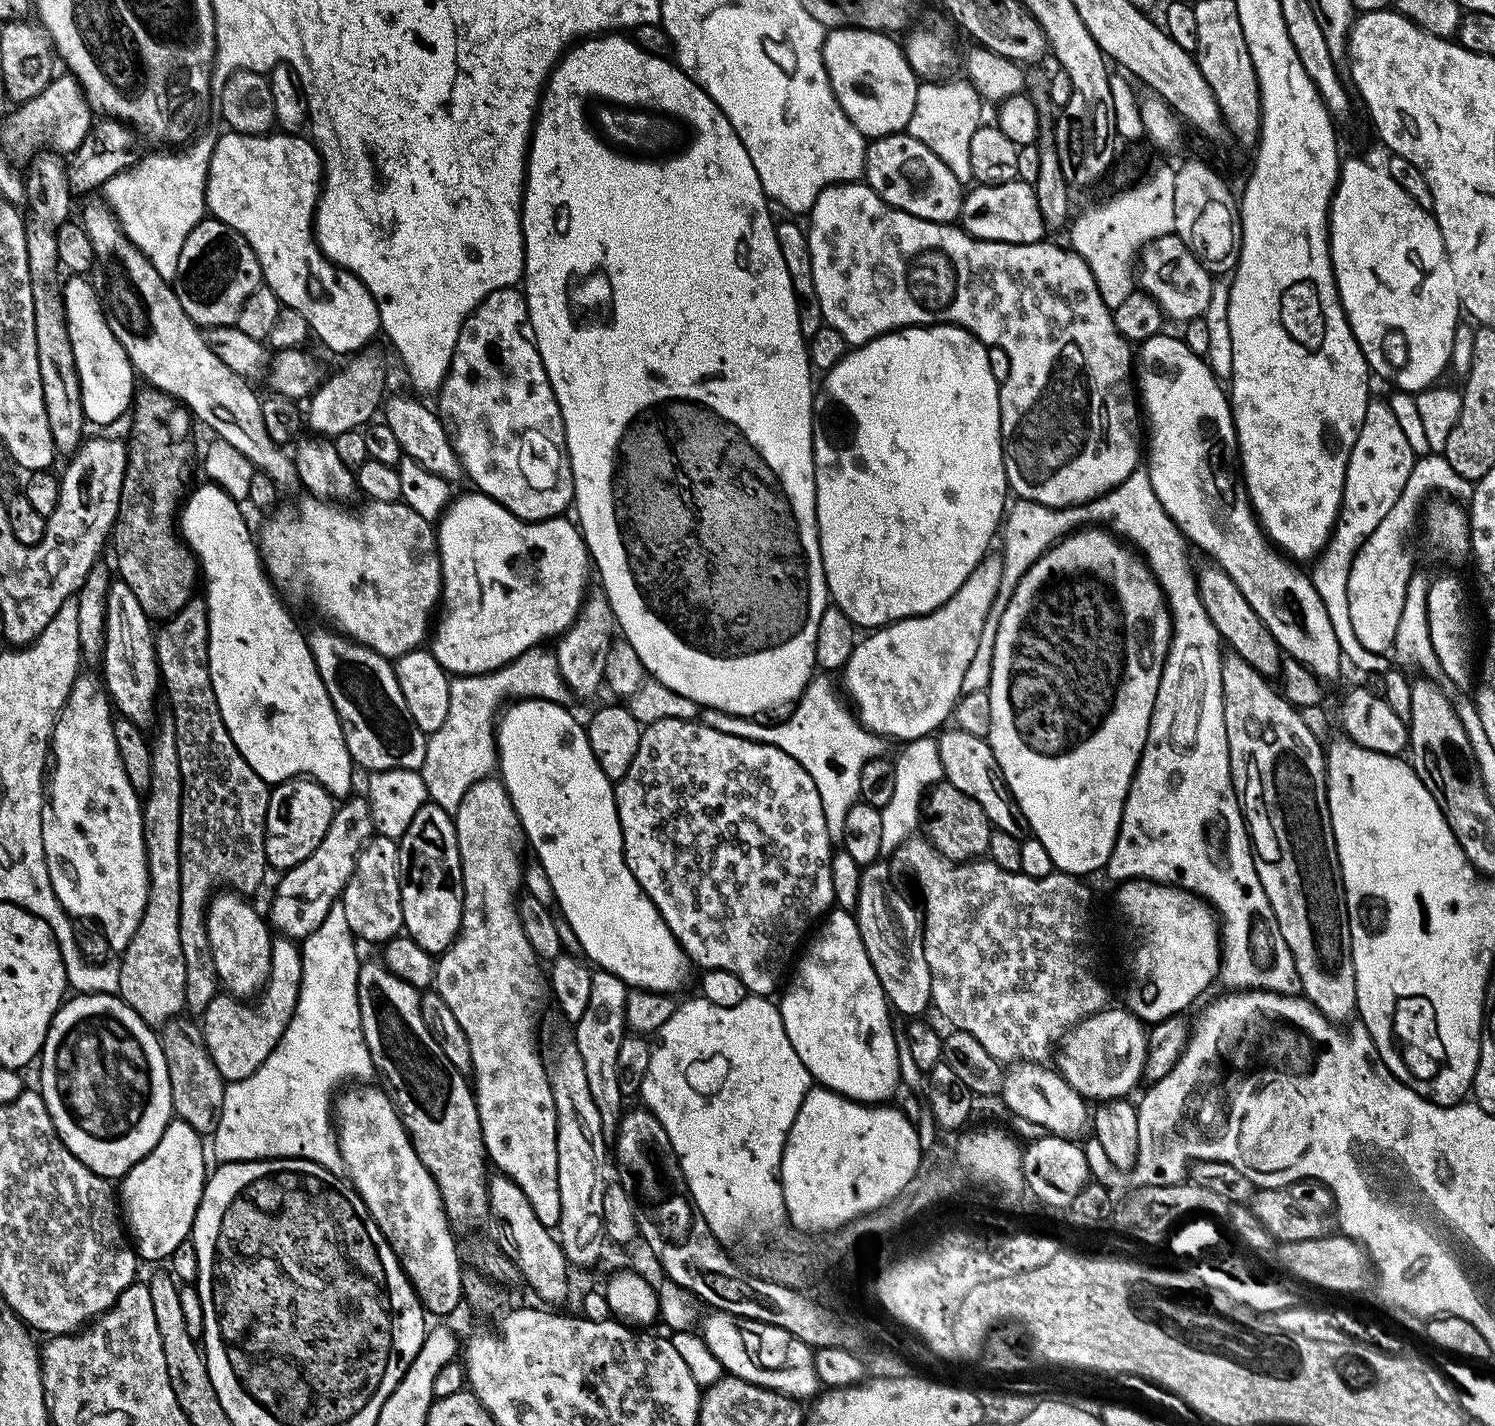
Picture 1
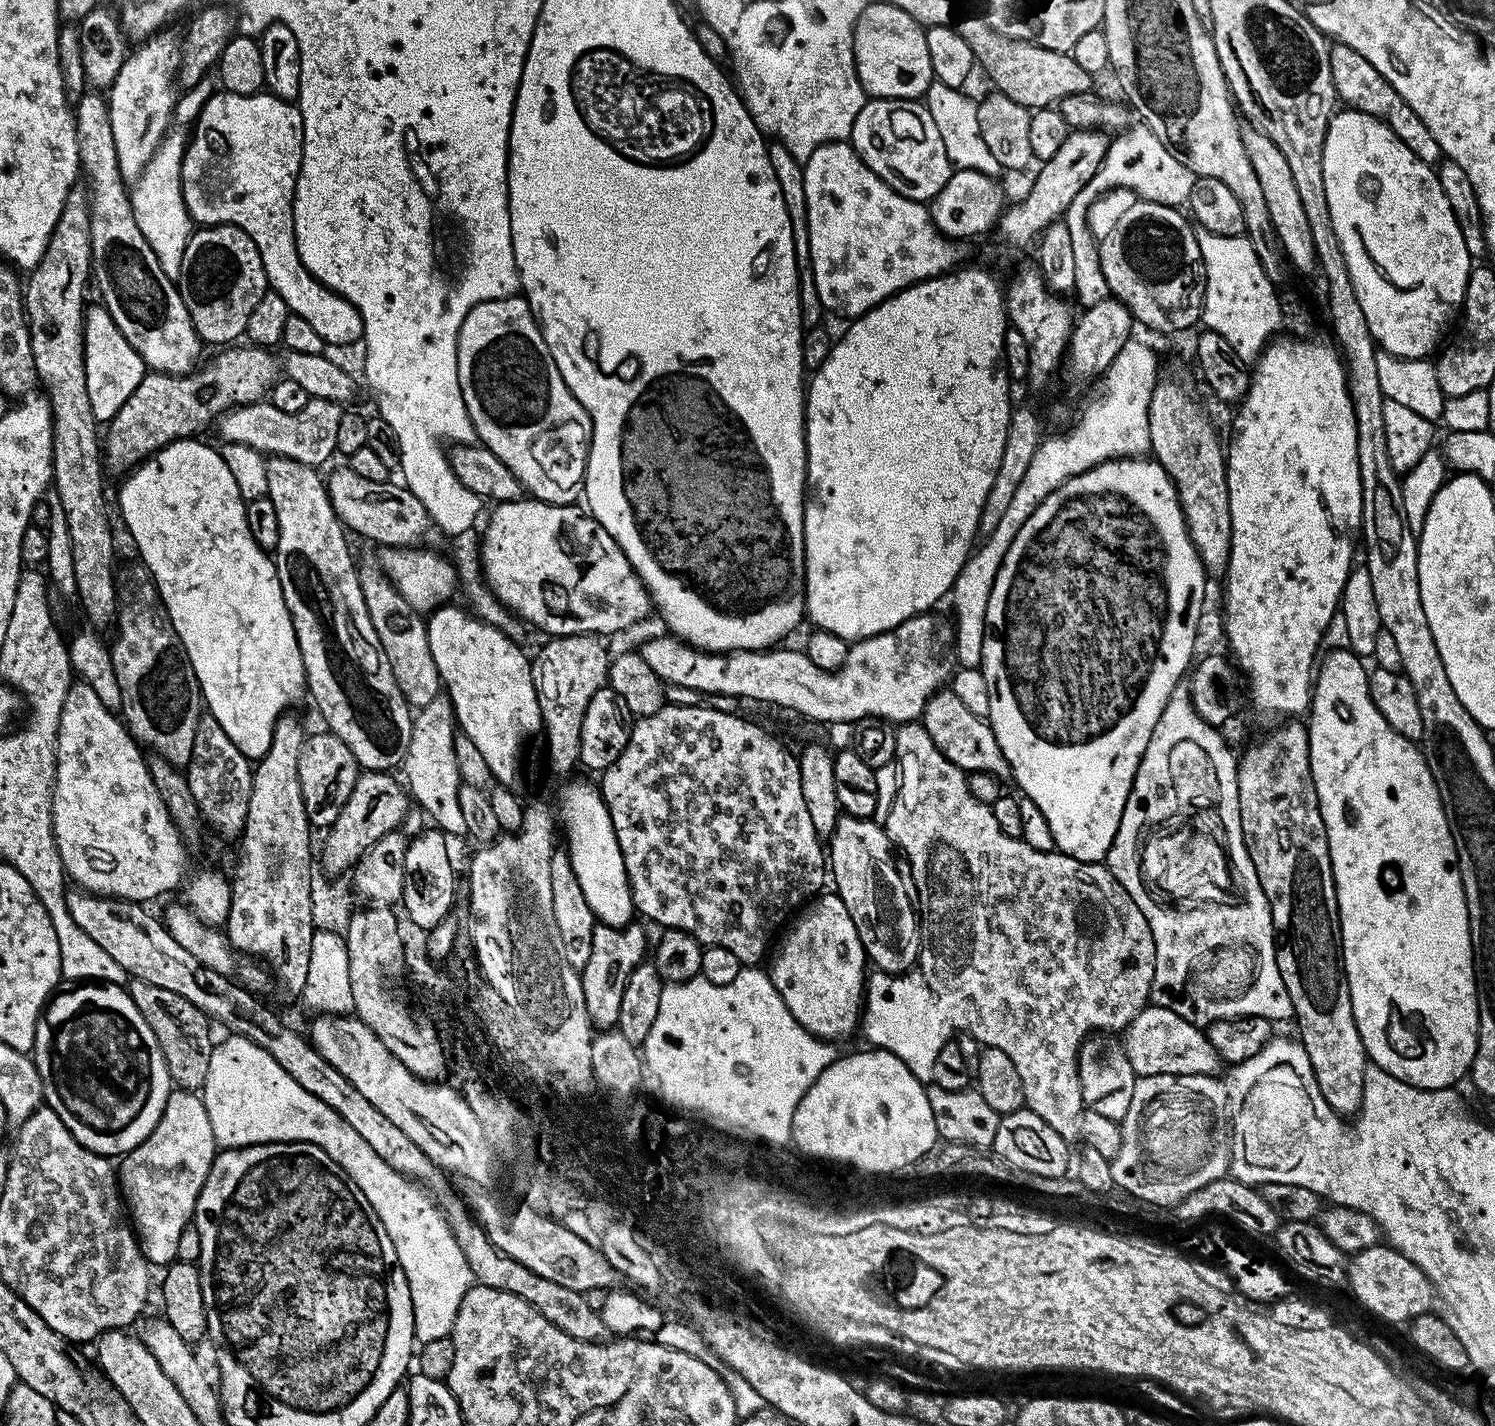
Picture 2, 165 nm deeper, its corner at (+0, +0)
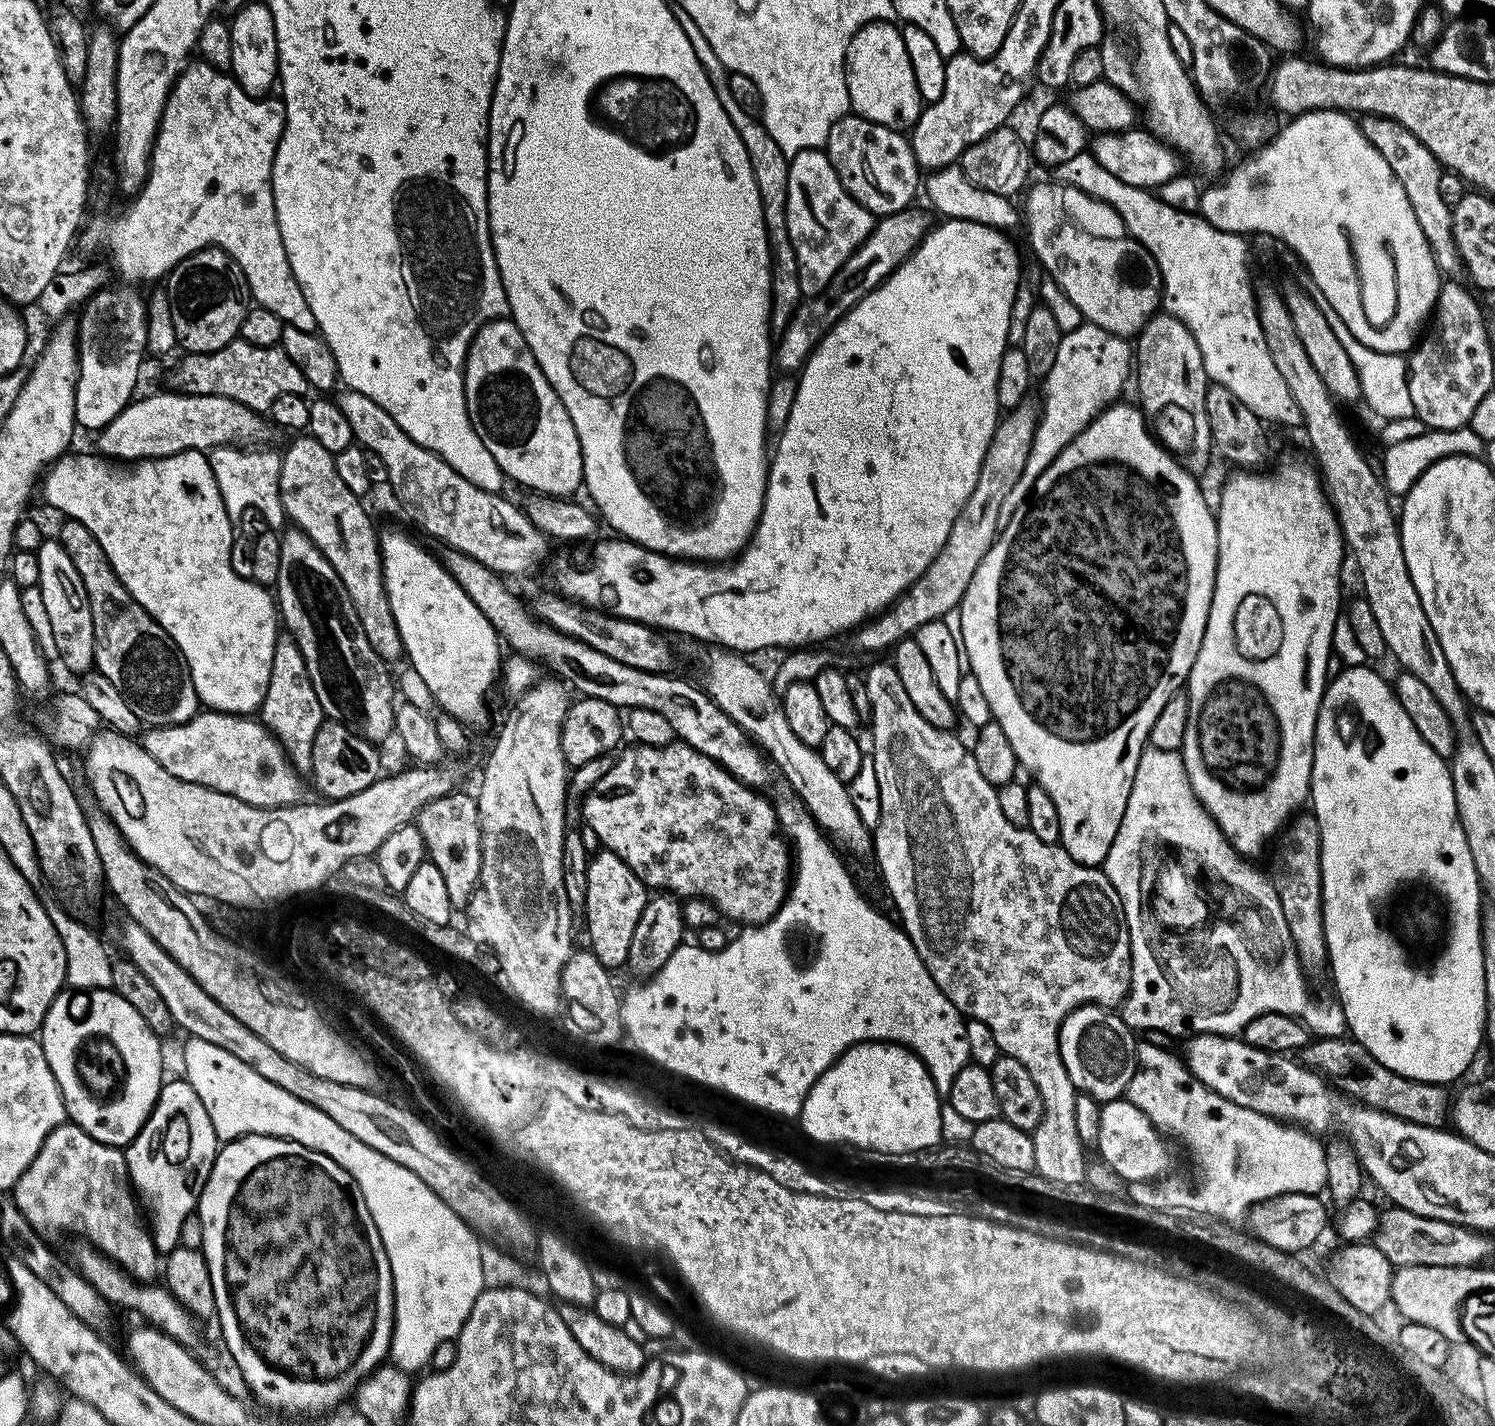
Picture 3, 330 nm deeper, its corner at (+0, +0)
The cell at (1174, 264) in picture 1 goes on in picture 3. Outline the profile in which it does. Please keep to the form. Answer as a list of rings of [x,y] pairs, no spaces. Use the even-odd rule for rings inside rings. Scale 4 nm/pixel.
[[[1052,180],[1052,182],[1040,182],[1036,185],[1033,183],[1027,189],[1027,196],[1024,202],[1024,208],[1022,206],[1022,220],[1023,223],[1026,222],[1026,230],[1028,232],[1028,244],[1034,255],[1037,256],[1040,263],[1044,264],[1045,270],[1054,278],[1053,283],[1060,289],[1063,294],[1066,295],[1068,300],[1074,304],[1080,311],[1083,319],[1088,322],[1108,322],[1104,320],[1128,320],[1128,324],[1133,330],[1139,329],[1141,325],[1143,325],[1145,320],[1149,320],[1152,316],[1157,315],[1158,309],[1161,307],[1161,278],[1159,267],[1156,265],[1155,258],[1151,256],[1150,253],[1144,247],[1141,246],[1133,246],[1134,248],[1124,248],[1124,244],[1120,240],[1116,240],[1120,237],[1124,238],[1127,235],[1127,230],[1125,228],[1125,224],[1123,223],[1122,218],[1119,216],[1117,211],[1110,207],[1107,204],[1103,204],[1102,202],[1098,206],[1094,206],[1090,204],[1087,200],[1082,198],[1082,192],[1074,186],[1066,185],[1056,180]],[[1064,215],[1072,222],[1076,224],[1076,228],[1072,226],[1068,226],[1062,222],[1060,222],[1060,216]],[[1080,232],[1092,237],[1100,237],[1104,240],[1092,240],[1088,242],[1082,242],[1082,238],[1080,236]]]

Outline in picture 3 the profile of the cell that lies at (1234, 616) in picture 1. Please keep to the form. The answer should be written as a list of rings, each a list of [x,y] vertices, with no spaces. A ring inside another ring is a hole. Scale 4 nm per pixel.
[[[1157,314],[1145,320],[1139,329],[1140,337],[1134,340],[1134,384],[1140,387],[1140,400],[1143,411],[1150,421],[1151,431],[1157,440],[1193,474],[1201,474],[1208,468],[1214,457],[1210,418],[1206,414],[1206,394],[1209,378],[1202,358],[1202,350],[1198,350],[1198,342],[1194,334],[1177,316]]]

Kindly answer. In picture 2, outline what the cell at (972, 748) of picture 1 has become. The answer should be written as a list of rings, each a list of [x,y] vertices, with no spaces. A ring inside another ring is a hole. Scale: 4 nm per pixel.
[[[941,690],[935,696],[931,696],[928,707],[924,710],[922,723],[926,734],[930,734],[934,746],[938,746],[940,753],[966,774],[985,772],[988,776],[1009,775],[1008,759],[998,746],[998,738],[991,724],[987,719],[970,714],[970,710],[962,706],[962,702],[951,690]]]

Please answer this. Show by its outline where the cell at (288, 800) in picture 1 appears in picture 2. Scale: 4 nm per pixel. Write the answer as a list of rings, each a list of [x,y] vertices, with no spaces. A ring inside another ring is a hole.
[[[321,730],[317,736],[309,735],[305,739],[298,758],[298,782],[306,818],[313,829],[327,830],[332,827],[342,806],[346,806],[346,798],[350,798],[350,790],[354,790],[354,782],[360,773],[354,754],[350,754],[350,746],[331,732]]]

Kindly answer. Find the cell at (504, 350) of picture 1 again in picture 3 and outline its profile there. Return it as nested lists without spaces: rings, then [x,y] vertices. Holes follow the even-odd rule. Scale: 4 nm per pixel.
[[[511,318],[492,320],[490,323],[482,325],[479,334],[472,339],[472,348],[468,352],[468,363],[464,369],[464,393],[466,394],[468,417],[472,425],[476,427],[476,433],[480,436],[481,442],[486,446],[486,450],[490,450],[490,454],[494,454],[494,462],[498,462],[498,466],[509,481],[517,480],[518,483],[525,484],[525,489],[534,492],[545,492],[548,496],[568,498],[573,495],[572,491],[576,487],[579,489],[584,482],[584,455],[582,454],[582,446],[580,445],[578,434],[574,430],[574,422],[570,422],[570,414],[566,414],[566,406],[562,406],[562,402],[558,398],[558,394],[550,386],[546,374],[542,374],[539,370],[538,362],[528,348],[526,338],[522,338],[518,326]]]

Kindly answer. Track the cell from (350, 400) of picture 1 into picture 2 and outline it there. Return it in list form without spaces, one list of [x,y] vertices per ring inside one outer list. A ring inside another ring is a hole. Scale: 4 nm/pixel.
[[[310,398],[297,413],[282,413],[269,402],[237,406],[221,415],[220,436],[229,445],[250,448],[268,458],[283,458],[319,469],[320,464],[337,455],[336,434],[341,407],[328,400]]]

